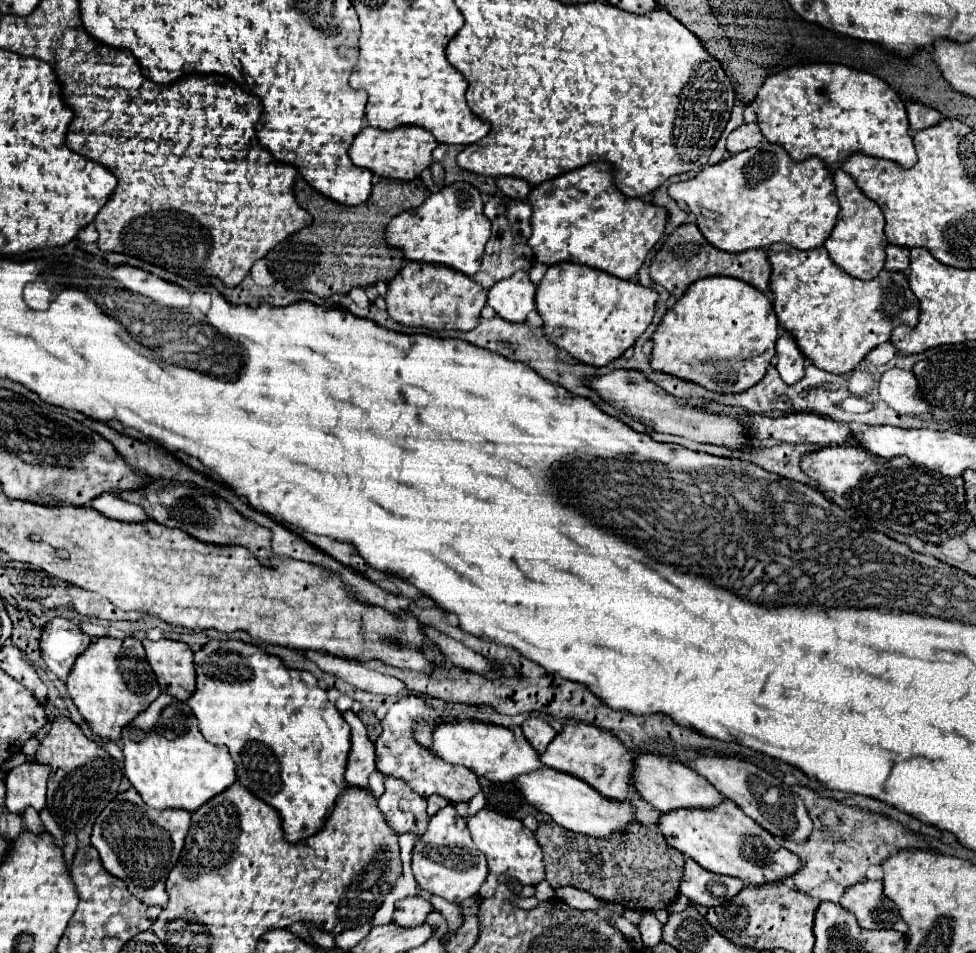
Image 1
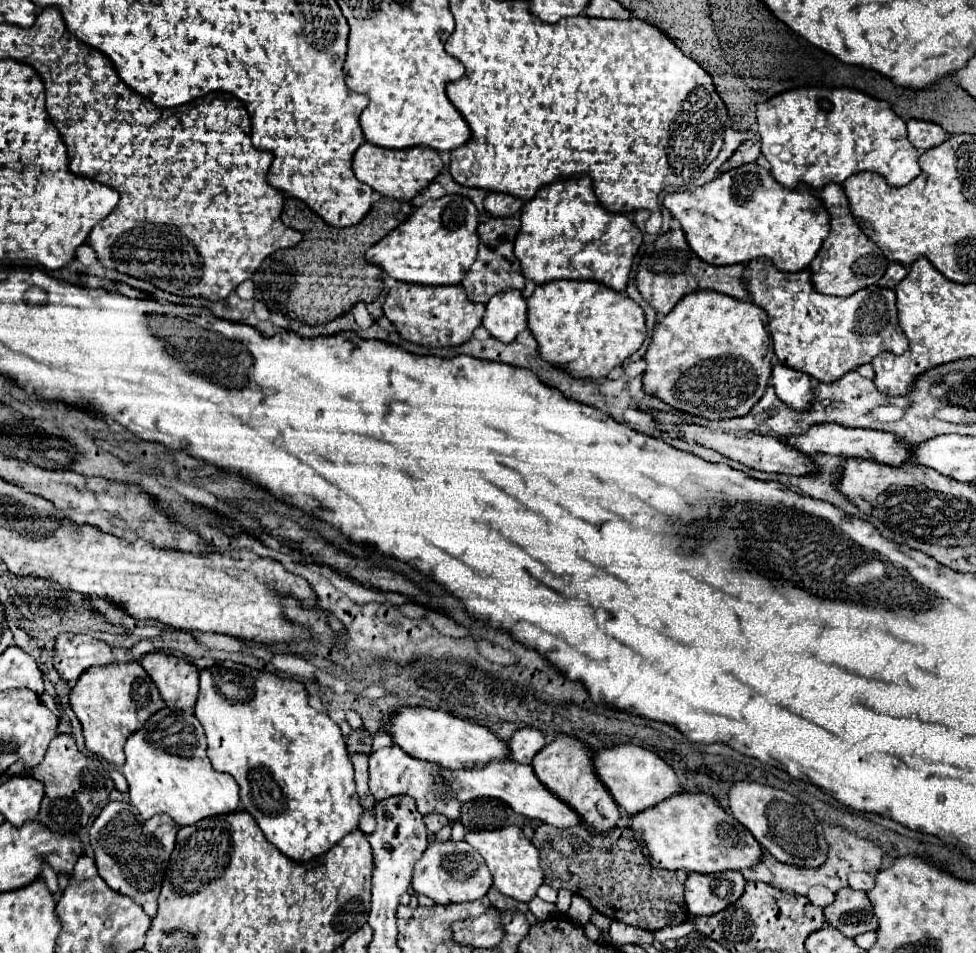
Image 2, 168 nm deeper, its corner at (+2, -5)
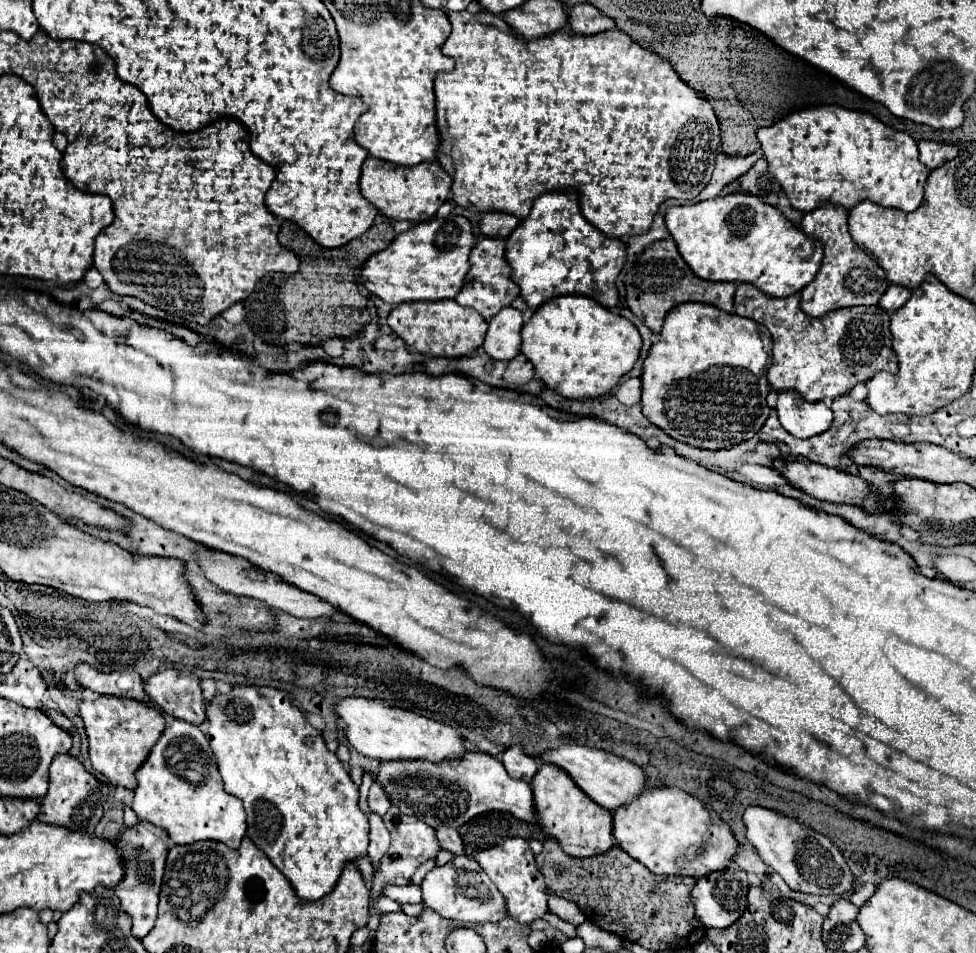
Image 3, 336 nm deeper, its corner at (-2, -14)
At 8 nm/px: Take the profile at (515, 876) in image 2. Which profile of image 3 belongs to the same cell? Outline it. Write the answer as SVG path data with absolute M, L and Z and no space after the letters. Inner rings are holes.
M520 837L506 839L502 845L478 851L474 859L484 867L492 883L506 897L506 909L510 915L514 915L514 919L522 919L522 923L532 923L534 919L540 919L548 911L546 905L548 893L546 893L544 875L538 871L534 863L534 853L526 839Z

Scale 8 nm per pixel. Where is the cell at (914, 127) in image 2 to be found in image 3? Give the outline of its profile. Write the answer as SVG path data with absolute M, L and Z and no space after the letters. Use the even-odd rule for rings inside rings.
M918 141L918 151L920 151L920 161L928 169L940 167L942 163L958 155L956 145L946 145L946 143L936 143L936 141Z

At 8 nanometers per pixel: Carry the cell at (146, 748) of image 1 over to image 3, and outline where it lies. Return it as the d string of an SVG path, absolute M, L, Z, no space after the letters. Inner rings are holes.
M172 719L170 725L162 731L156 745L152 747L146 761L134 773L134 777L138 783L138 787L134 791L136 795L132 801L134 813L138 815L140 821L150 821L152 825L166 829L170 833L172 843L186 845L186 843L196 843L196 841L204 841L204 839L216 839L234 849L240 845L240 841L246 833L246 813L244 813L242 801L224 791L212 749L200 727L180 721L180 719Z

